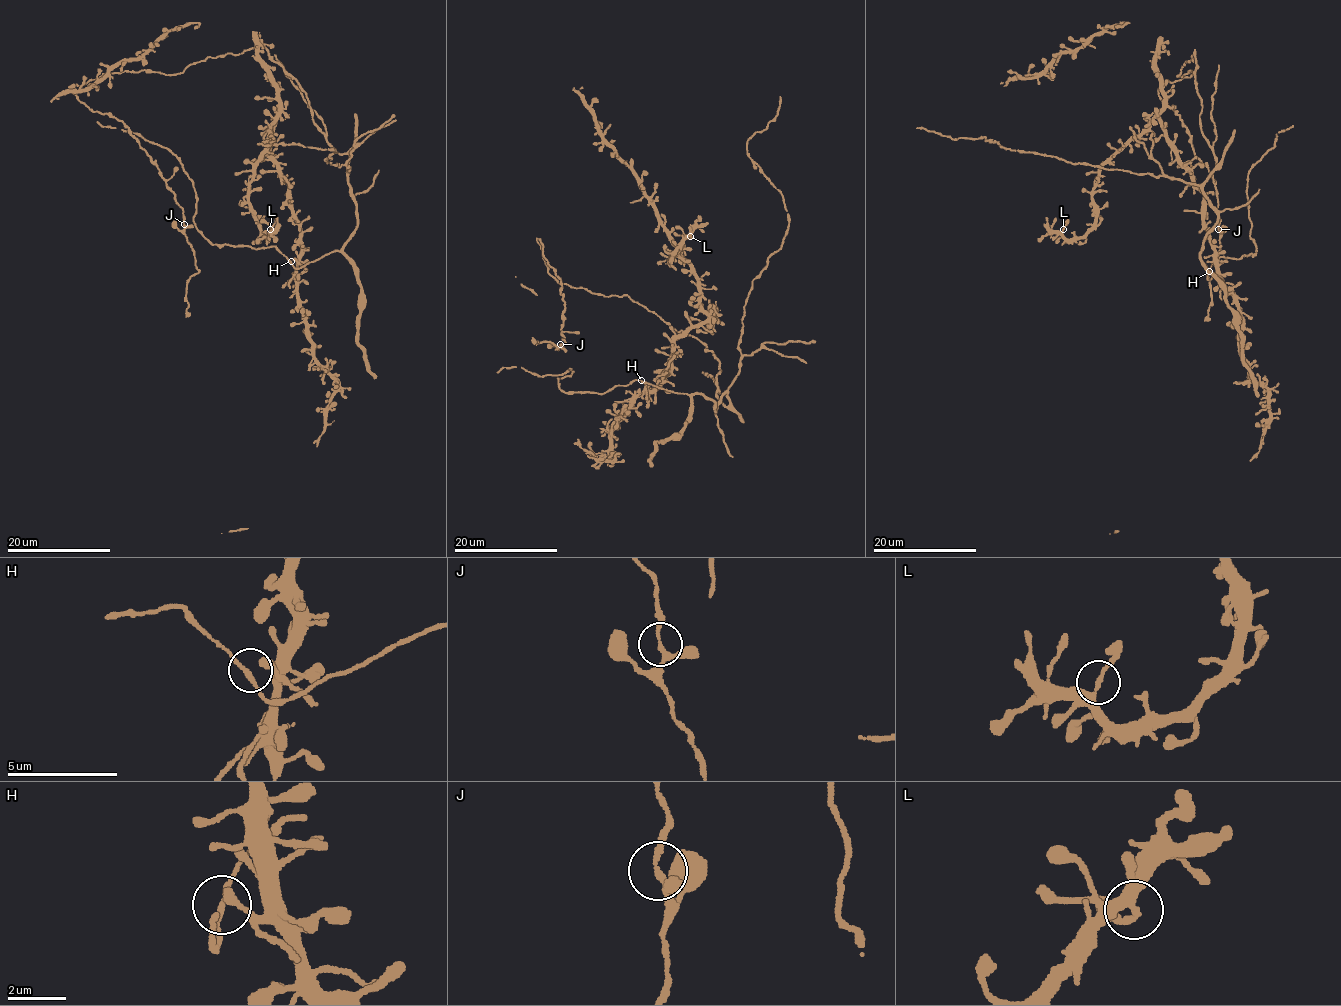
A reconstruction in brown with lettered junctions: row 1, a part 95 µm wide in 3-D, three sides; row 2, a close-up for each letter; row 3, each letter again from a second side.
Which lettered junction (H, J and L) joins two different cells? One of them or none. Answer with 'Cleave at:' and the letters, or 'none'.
Cleave at: none

